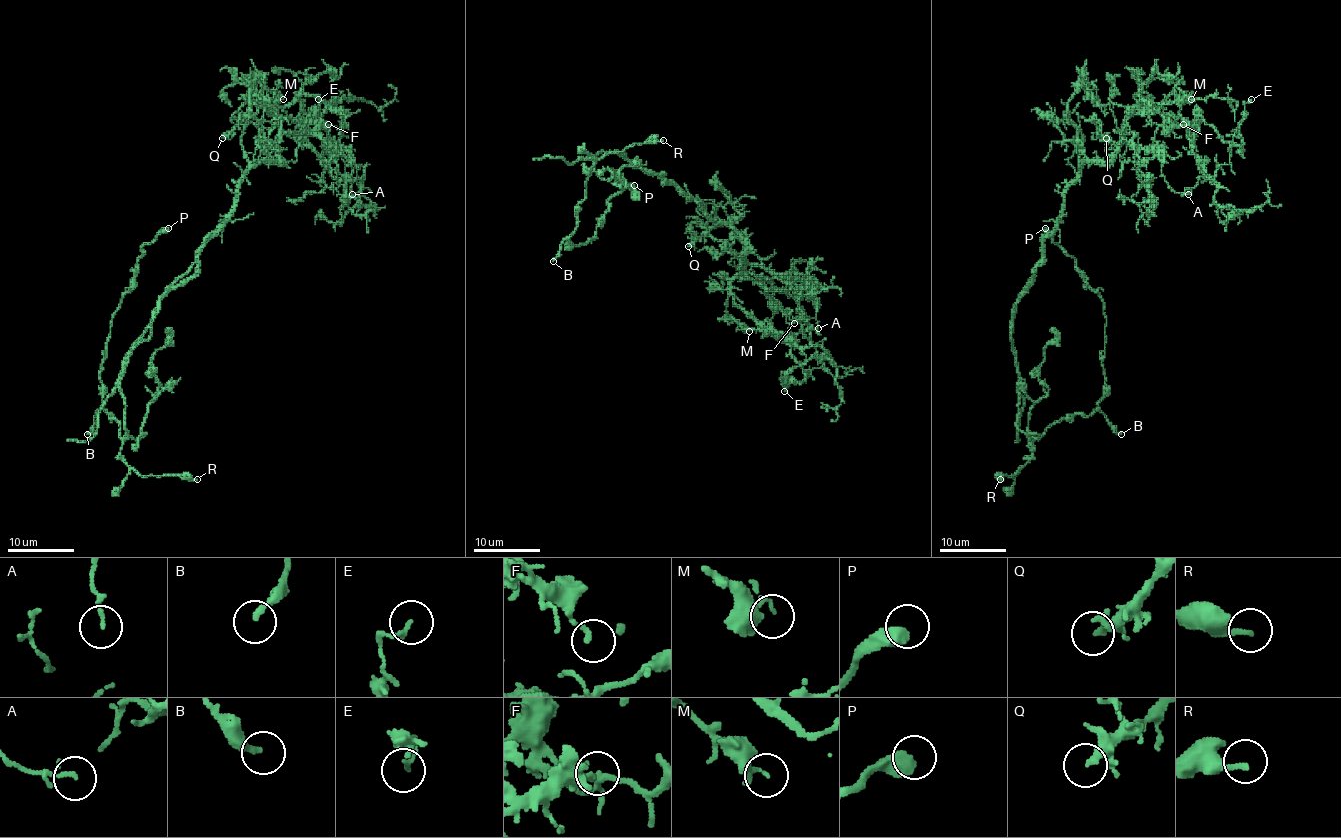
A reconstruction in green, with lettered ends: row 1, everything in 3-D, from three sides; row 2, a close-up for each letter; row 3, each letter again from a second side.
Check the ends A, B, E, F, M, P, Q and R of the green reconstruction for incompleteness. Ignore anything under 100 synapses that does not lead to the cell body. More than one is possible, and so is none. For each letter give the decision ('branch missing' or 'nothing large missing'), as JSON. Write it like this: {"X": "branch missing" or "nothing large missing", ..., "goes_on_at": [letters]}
{"A": "nothing large missing", "B": "nothing large missing", "E": "nothing large missing", "F": "nothing large missing", "M": "nothing large missing", "P": "nothing large missing", "Q": "nothing large missing", "R": "nothing large missing", "goes_on_at": []}

